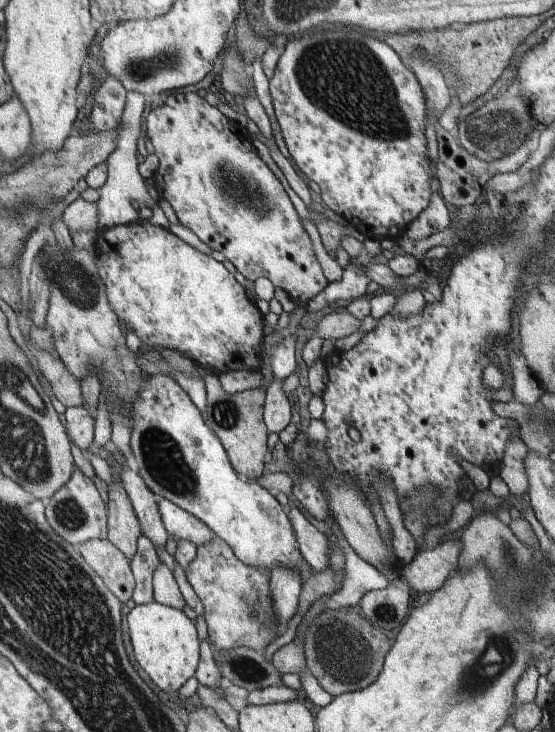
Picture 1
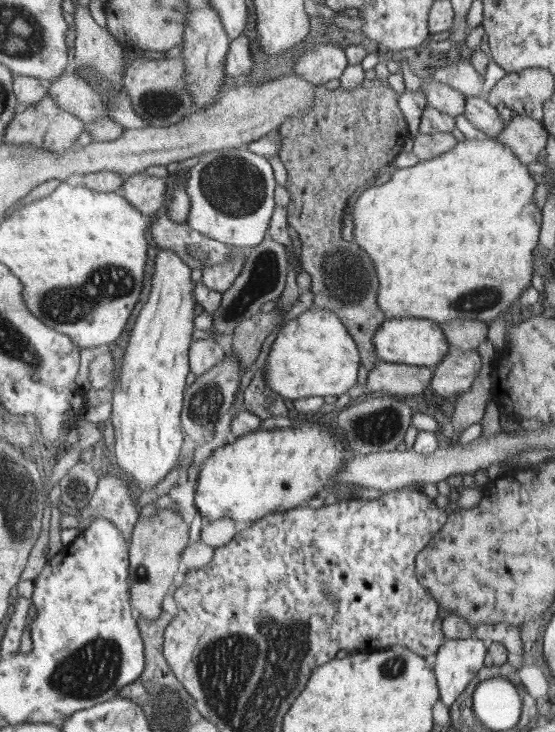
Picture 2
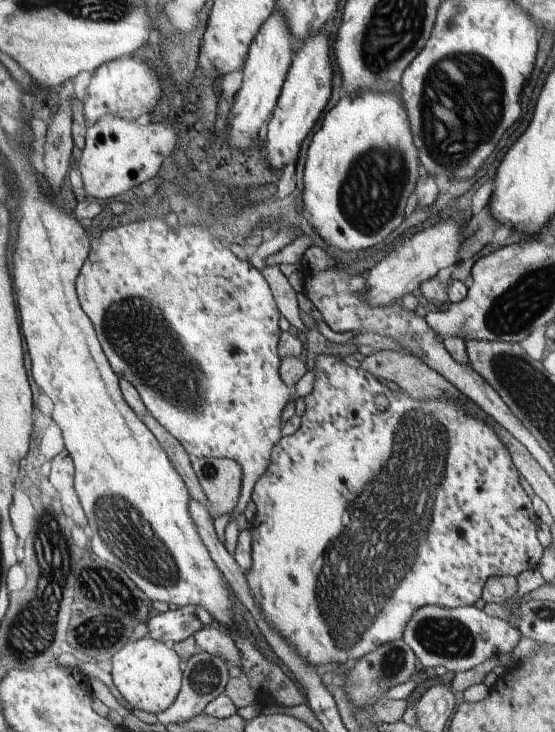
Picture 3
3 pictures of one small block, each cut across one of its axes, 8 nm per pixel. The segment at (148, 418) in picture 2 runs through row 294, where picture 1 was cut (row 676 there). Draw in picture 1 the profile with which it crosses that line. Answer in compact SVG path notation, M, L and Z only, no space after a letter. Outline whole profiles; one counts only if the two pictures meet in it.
M164 603L135 605L127 614L134 658L152 682L164 692L176 692L189 678L195 676L198 666L198 630L181 610Z

